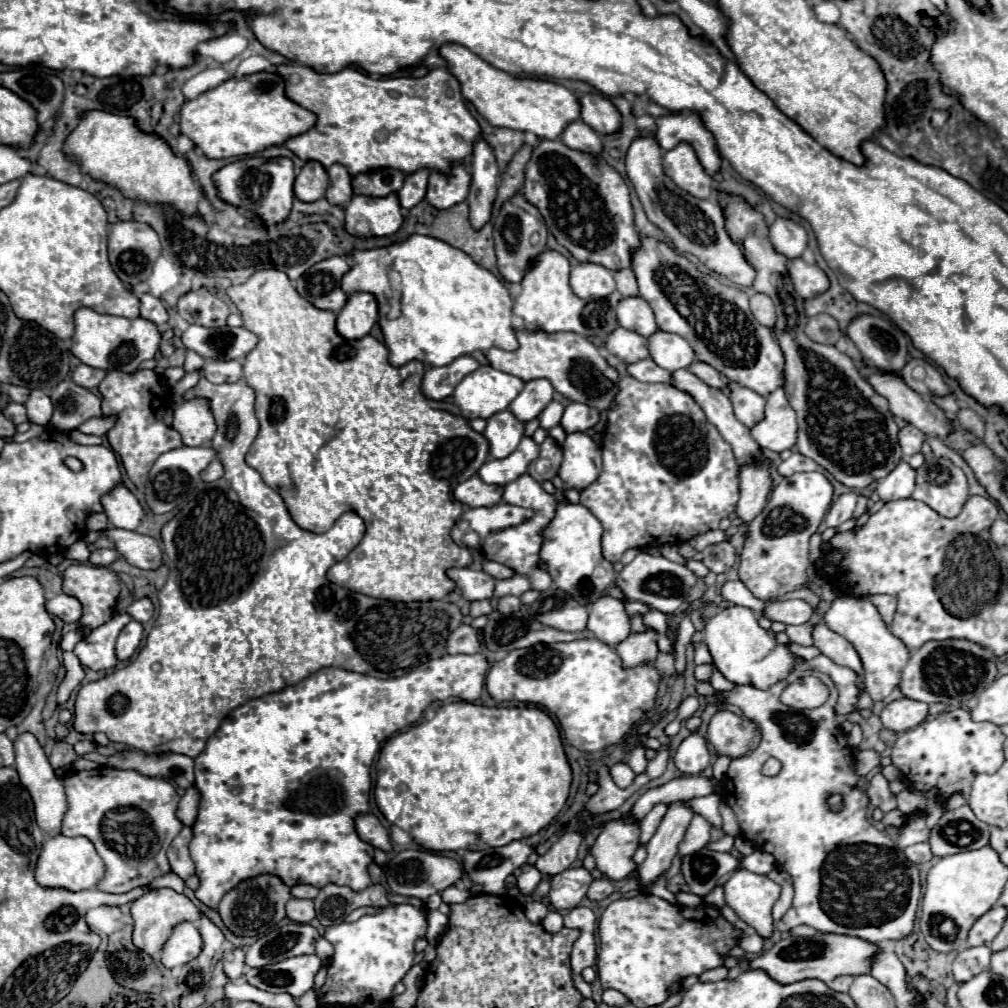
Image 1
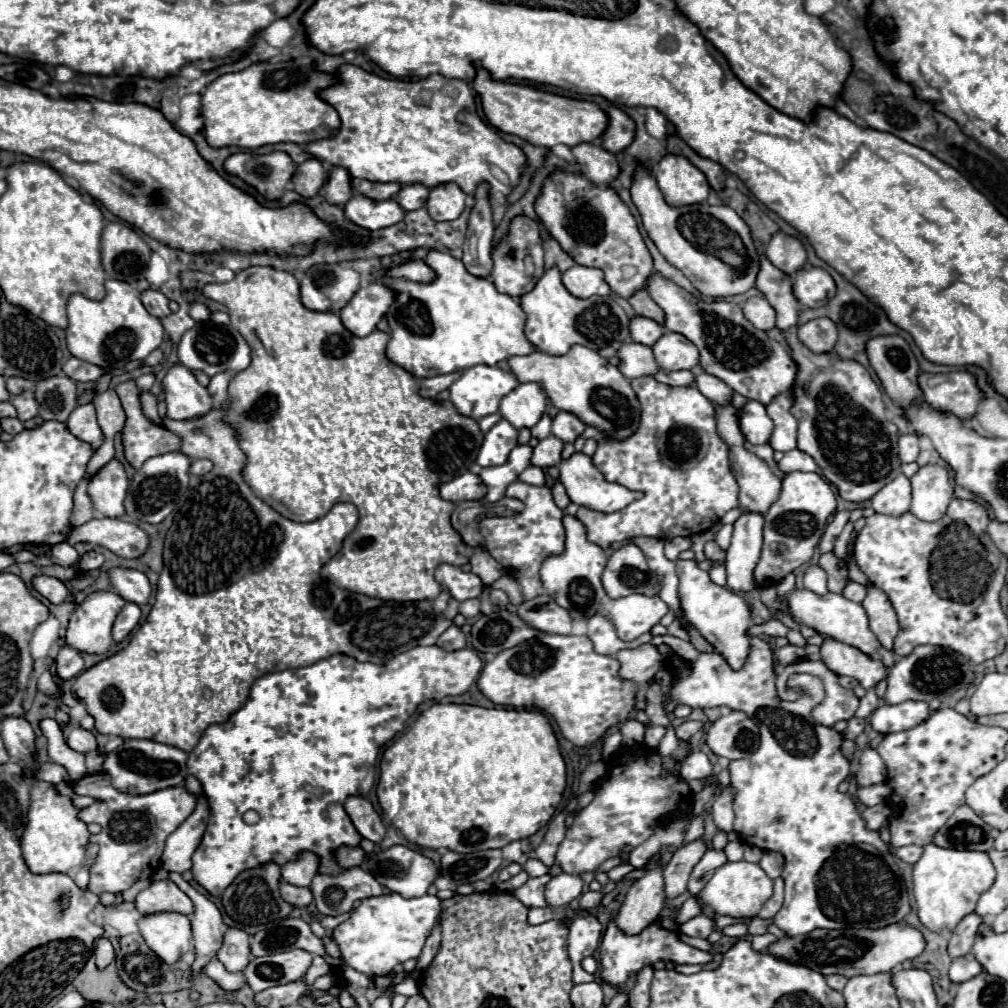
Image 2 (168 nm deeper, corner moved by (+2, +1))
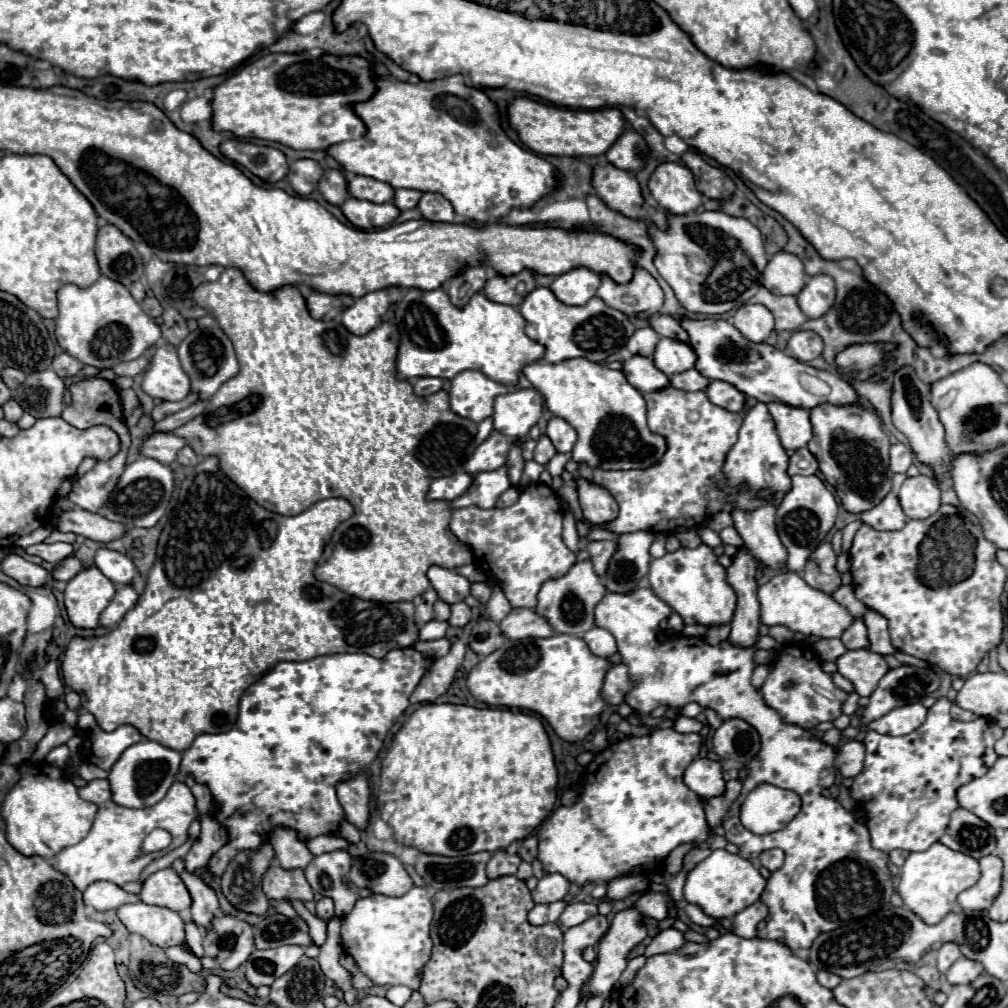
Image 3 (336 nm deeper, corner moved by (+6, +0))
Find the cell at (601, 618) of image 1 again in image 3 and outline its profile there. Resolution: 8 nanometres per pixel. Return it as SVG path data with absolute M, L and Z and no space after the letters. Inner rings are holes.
M593 627L589 629L589 633L583 635L587 647L591 649L591 653L599 655L599 657L611 657L617 653L617 645L615 645L615 637L601 627Z

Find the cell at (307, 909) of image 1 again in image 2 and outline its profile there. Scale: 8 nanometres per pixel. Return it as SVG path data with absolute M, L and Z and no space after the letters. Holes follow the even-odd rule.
M281 880L279 884L279 890L281 890L281 896L285 902L293 904L295 908L303 908L303 906L309 906L313 902L313 894L311 894L311 888L301 888L301 886L293 886L285 880Z

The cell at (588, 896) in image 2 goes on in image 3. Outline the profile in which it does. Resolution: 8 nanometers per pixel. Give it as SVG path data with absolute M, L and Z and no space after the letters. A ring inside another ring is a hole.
M577 901L565 907L565 911L559 917L559 923L563 927L573 927L583 923L585 919L597 915L597 903L585 903L585 901Z

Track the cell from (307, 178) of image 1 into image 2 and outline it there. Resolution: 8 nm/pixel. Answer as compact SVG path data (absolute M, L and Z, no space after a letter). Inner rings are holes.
M311 158L311 160L305 160L303 164L299 164L297 172L293 174L295 192L299 192L303 198L315 196L321 190L325 180L327 180L327 172L317 158Z

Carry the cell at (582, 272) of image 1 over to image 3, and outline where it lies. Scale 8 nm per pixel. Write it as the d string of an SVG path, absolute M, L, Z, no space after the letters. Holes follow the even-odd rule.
M575 267L551 283L555 297L567 305L585 305L599 289L601 279L587 267Z

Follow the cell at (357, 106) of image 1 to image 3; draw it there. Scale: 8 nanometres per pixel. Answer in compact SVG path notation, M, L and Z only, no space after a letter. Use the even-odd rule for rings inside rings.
M451 75L451 77L443 77L443 79L435 79L435 81L419 81L419 83L401 83L401 81L395 81L395 79L387 79L387 81L375 81L375 93L369 101L361 101L357 105L353 105L353 111L355 115L365 123L367 127L367 133L359 139L351 139L351 141L345 141L345 143L337 143L337 145L331 145L327 149L327 153L349 173L355 173L355 175L367 175L367 177L373 177L373 179L379 179L379 181L385 181L389 183L393 189L417 189L417 191L423 191L423 193L439 193L443 195L445 199L451 201L451 205L455 207L455 213L459 213L461 217L469 219L469 221L485 221L485 223L493 223L493 221L499 221L501 217L507 215L507 211L511 207L521 207L521 209L527 209L531 207L541 195L549 193L553 187L555 187L555 169L553 165L543 159L541 155L535 155L533 151L527 151L525 147L519 147L517 143L513 143L505 131L501 129L499 121L495 119L495 109L489 101L489 97L481 91L481 89L475 89L475 87L467 87L461 79L461 75Z

